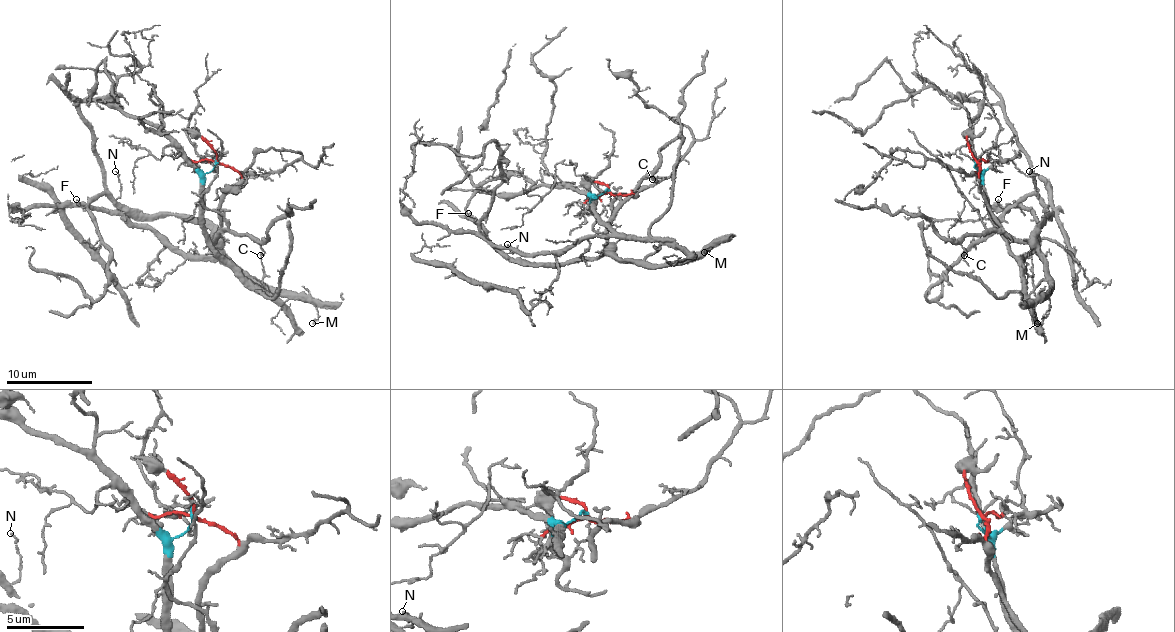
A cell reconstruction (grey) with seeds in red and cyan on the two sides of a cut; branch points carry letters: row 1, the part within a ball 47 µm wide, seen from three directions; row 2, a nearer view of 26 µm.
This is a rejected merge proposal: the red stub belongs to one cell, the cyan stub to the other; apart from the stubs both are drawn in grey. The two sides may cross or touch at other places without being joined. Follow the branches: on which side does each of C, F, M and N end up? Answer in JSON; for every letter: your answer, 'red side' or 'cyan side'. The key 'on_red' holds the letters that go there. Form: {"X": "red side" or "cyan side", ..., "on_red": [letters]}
{"C": "red side", "F": "red side", "M": "red side", "N": "red side", "on_red": ["C", "F", "M", "N"]}

